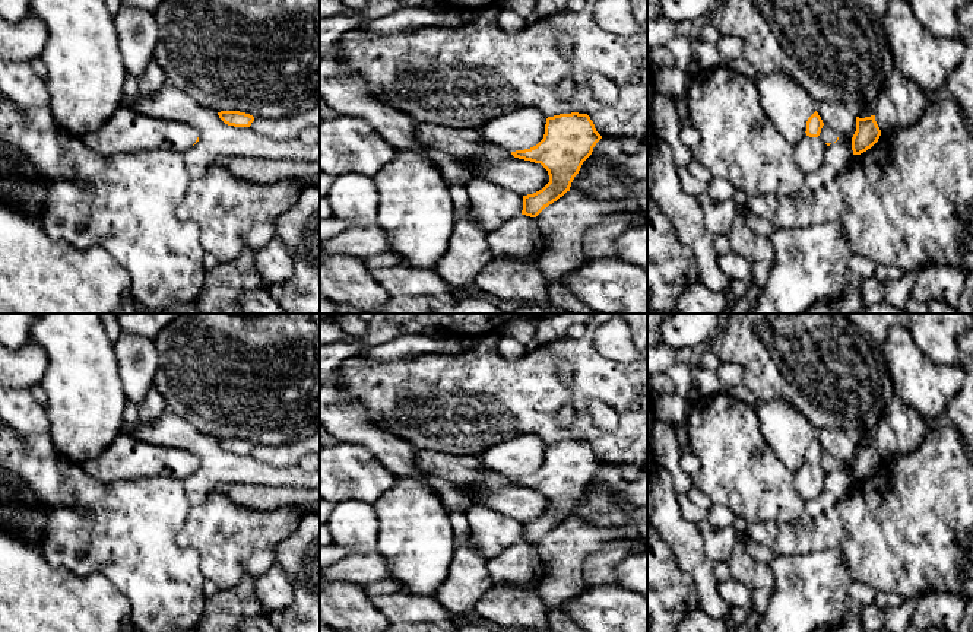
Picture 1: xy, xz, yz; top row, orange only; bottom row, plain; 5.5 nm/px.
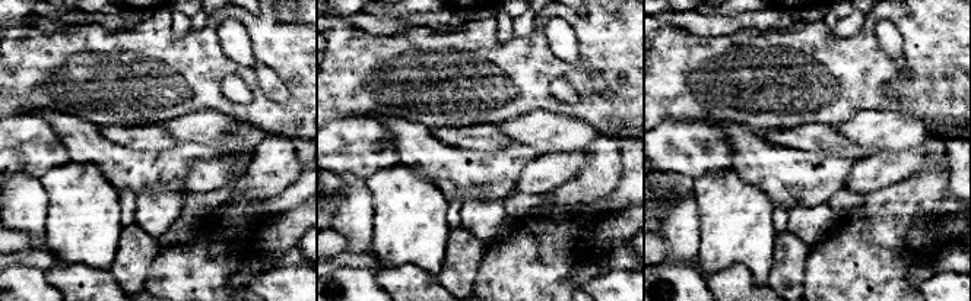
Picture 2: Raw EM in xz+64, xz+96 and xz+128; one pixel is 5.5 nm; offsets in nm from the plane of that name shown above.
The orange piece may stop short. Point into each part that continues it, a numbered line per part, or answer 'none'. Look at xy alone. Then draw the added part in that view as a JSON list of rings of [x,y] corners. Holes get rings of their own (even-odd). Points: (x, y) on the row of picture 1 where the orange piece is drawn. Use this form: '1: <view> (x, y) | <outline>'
1: xy (127, 132) | [[[121,107],[105,124],[80,140],[99,156],[169,150],[184,153],[197,140],[197,131],[180,121],[146,117],[134,109]]]

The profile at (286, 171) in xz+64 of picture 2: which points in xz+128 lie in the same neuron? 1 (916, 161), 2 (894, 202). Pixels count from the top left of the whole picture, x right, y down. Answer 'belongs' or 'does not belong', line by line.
1: does not belong
2: belongs

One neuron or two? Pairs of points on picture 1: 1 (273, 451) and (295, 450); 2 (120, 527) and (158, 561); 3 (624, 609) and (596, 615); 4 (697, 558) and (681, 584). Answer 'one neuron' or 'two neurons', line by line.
1: one neuron
2: one neuron
3: one neuron
4: two neurons

